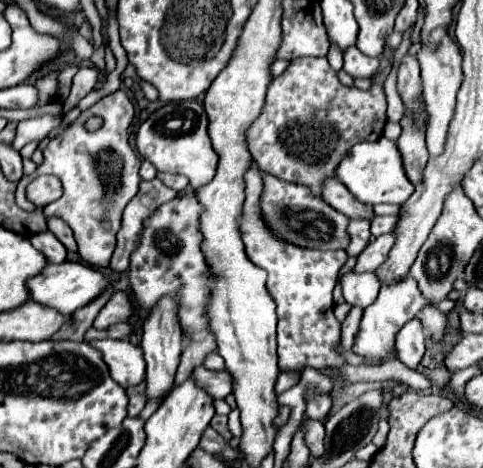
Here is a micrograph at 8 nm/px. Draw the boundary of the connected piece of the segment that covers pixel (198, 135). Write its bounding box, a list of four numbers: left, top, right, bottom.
[136,99,218,189]

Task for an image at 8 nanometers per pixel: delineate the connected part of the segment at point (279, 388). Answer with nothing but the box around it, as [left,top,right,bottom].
[275,371,300,395]

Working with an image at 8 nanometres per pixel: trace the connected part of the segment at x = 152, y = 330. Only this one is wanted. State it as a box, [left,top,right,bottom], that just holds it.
[140,297,182,401]

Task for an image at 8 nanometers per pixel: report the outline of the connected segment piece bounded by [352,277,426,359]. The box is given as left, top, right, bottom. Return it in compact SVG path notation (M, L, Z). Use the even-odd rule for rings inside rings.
M404 277L404 279L394 281L394 283L382 283L378 299L370 307L364 309L352 351L358 355L364 355L364 357L372 357L372 359L388 357L394 351L396 333L410 319L414 319L424 305L426 305L426 299L422 299L422 293L418 291L418 285L414 283L412 277Z

